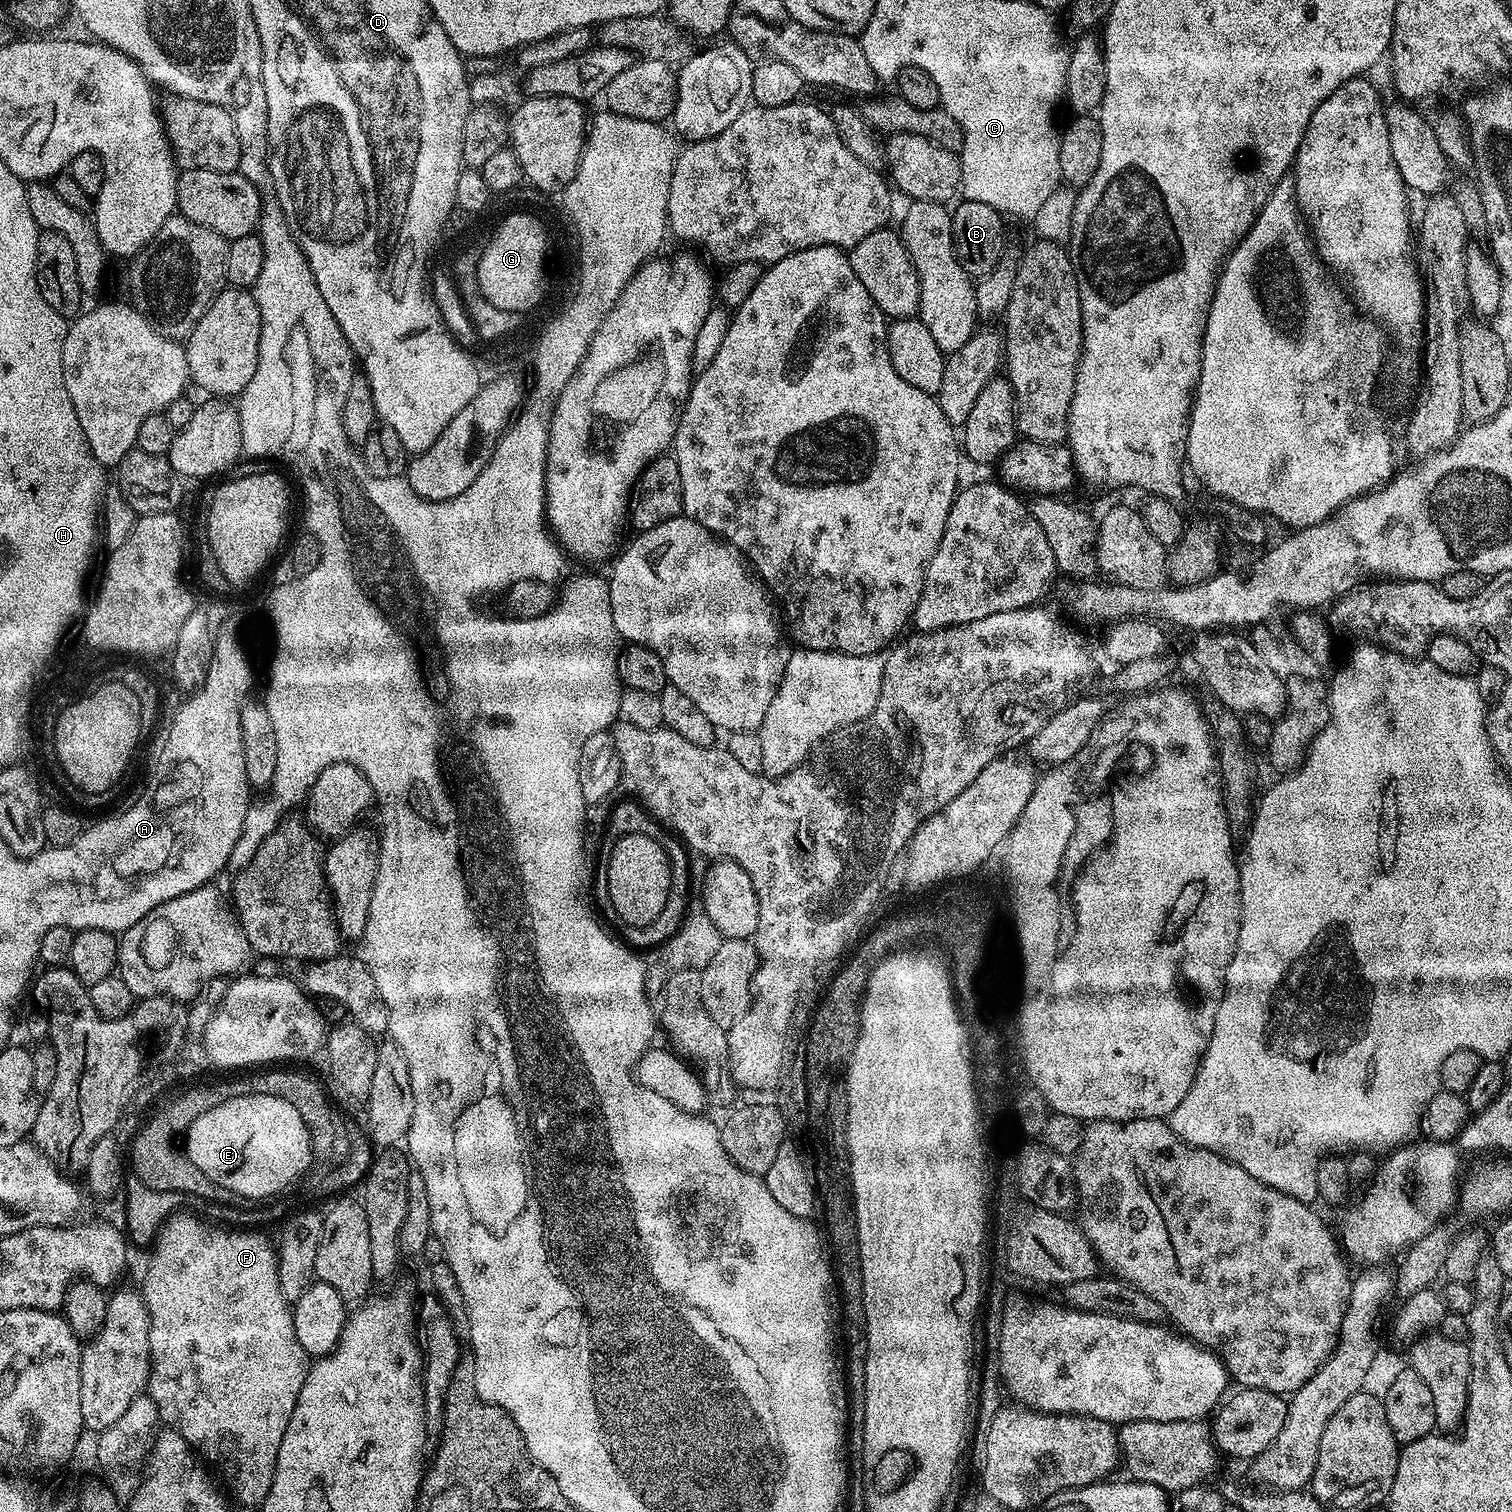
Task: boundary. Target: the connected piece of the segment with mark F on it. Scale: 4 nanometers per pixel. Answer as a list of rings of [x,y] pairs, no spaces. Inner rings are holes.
[[[173,1214],[160,1228],[154,1243],[151,1245],[152,1261],[144,1272],[144,1288],[142,1295],[146,1302],[146,1310],[152,1319],[150,1326],[150,1354],[152,1355],[152,1373],[148,1376],[146,1395],[157,1407],[159,1419],[171,1431],[182,1434],[186,1442],[213,1469],[220,1468],[228,1488],[244,1504],[258,1506],[266,1498],[270,1490],[270,1482],[274,1474],[274,1466],[278,1462],[278,1446],[282,1446],[282,1434],[286,1434],[286,1426],[290,1426],[290,1414],[294,1414],[294,1406],[298,1402],[298,1394],[302,1391],[302,1382],[306,1382],[306,1374],[310,1357],[302,1350],[302,1342],[298,1342],[298,1334],[294,1334],[294,1318],[289,1300],[282,1294],[282,1286],[278,1286],[277,1249],[263,1236],[260,1230],[238,1230],[231,1232],[228,1228],[215,1228],[196,1216],[180,1216]]]

